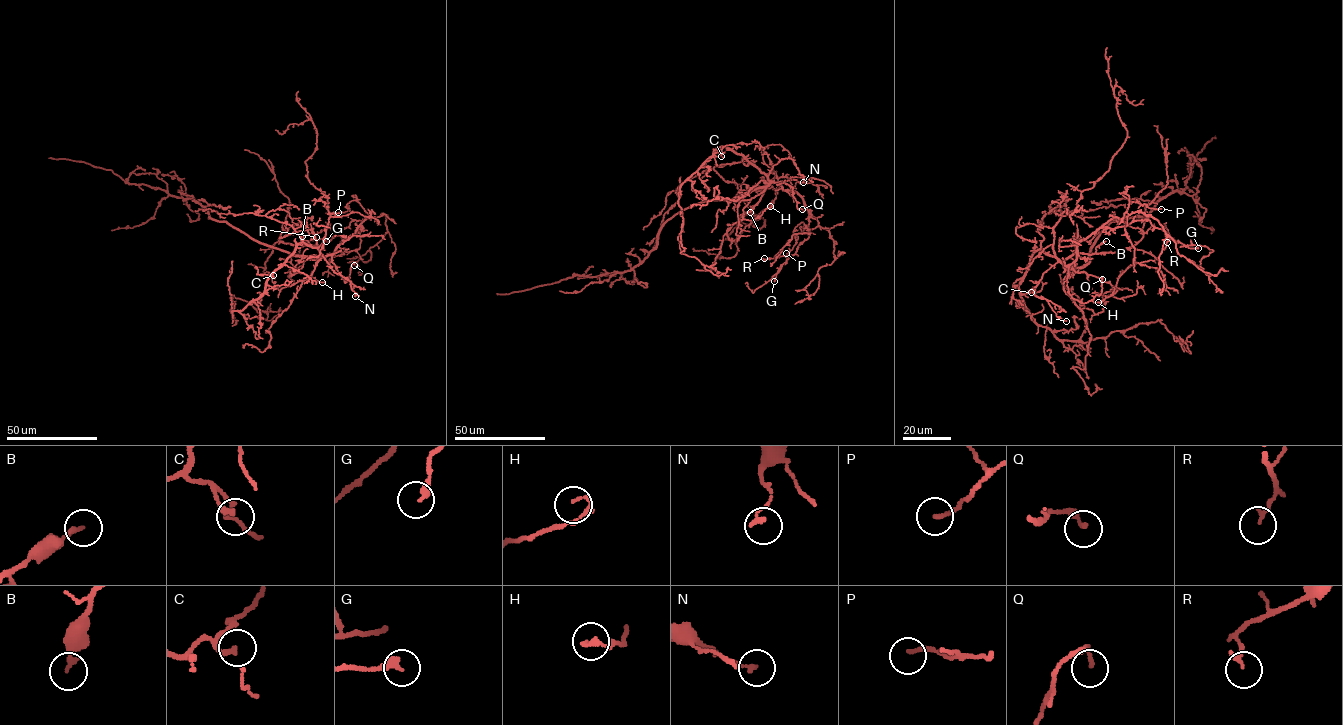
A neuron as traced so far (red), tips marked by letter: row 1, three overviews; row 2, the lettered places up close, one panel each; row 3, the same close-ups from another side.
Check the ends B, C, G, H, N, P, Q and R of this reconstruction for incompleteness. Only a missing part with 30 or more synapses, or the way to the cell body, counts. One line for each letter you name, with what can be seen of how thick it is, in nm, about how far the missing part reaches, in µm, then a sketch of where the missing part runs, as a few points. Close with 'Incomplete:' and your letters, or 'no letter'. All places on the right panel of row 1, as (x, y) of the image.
Incomplete: no letter

